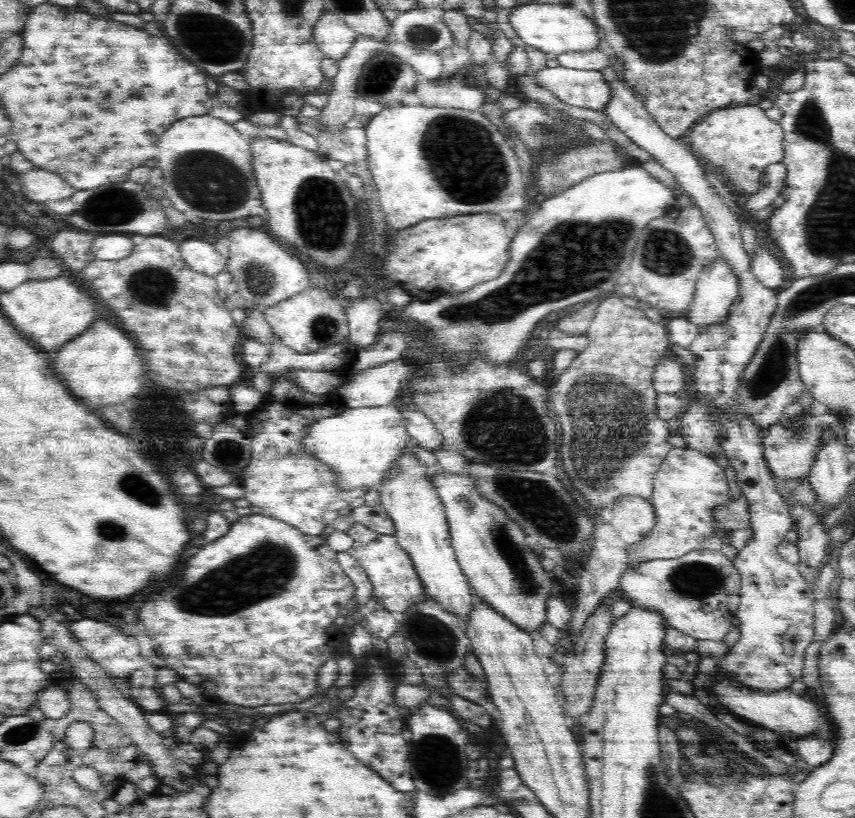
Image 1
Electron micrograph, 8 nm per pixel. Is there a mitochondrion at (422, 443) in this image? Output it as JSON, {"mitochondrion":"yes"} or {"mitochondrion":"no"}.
{"mitochondrion":"no"}

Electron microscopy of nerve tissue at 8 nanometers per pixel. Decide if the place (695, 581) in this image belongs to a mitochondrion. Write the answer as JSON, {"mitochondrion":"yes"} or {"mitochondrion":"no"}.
{"mitochondrion":"yes"}

